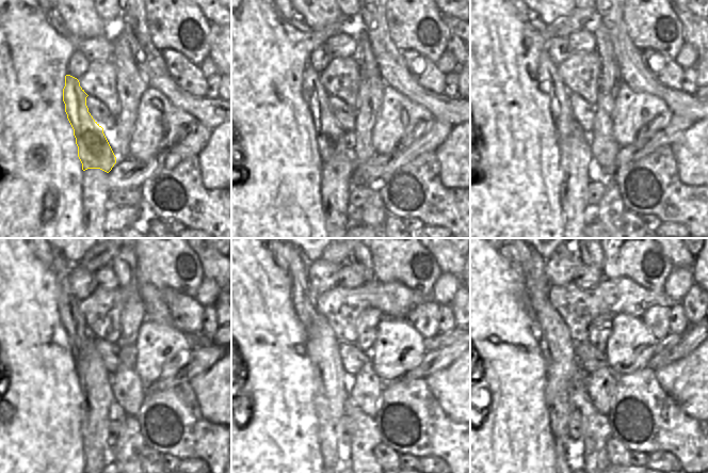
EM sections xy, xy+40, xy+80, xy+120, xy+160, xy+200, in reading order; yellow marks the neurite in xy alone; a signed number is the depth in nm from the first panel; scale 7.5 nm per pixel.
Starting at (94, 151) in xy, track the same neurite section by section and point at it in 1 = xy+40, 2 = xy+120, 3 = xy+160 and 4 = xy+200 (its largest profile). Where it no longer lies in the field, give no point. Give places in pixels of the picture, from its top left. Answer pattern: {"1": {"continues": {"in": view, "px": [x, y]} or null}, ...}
{"1": {"continues": {"in": "xy+40", "px": [330, 137]}}, "2": {"continues": {"in": "xy+120", "px": [71, 319]}}, "3": {"continues": {"in": "xy+160", "px": [302, 297]}}, "4": {"continues": {"in": "xy+200", "px": [532, 264]}}}

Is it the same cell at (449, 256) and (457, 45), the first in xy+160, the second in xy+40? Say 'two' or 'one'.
one

